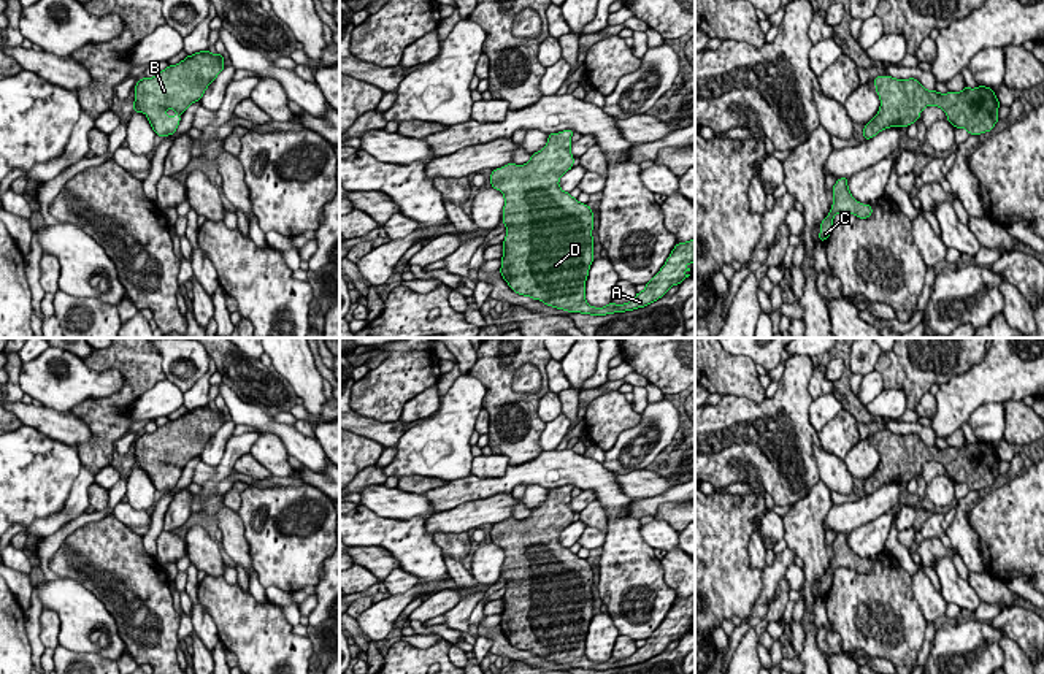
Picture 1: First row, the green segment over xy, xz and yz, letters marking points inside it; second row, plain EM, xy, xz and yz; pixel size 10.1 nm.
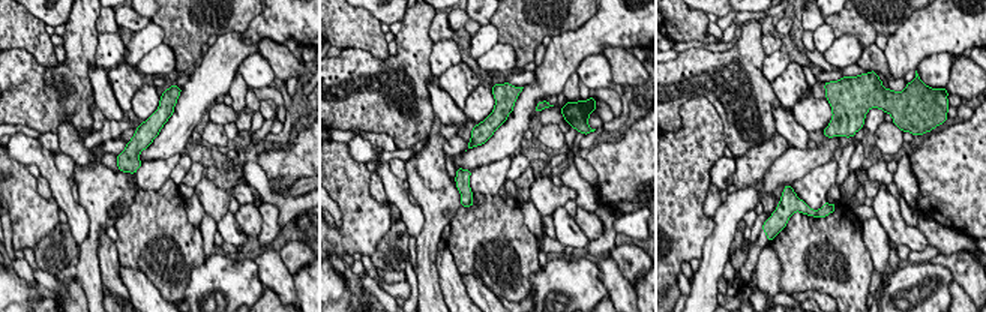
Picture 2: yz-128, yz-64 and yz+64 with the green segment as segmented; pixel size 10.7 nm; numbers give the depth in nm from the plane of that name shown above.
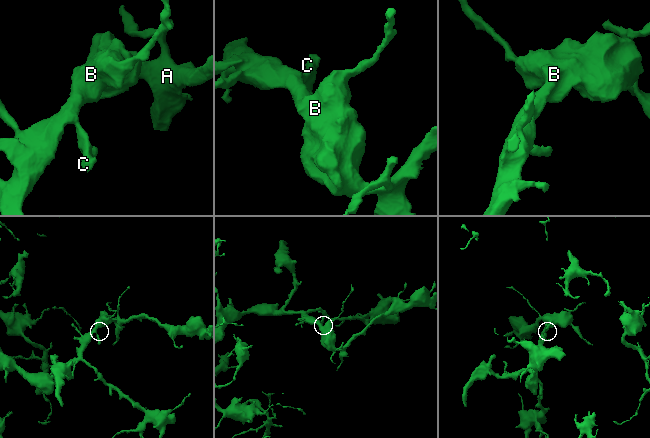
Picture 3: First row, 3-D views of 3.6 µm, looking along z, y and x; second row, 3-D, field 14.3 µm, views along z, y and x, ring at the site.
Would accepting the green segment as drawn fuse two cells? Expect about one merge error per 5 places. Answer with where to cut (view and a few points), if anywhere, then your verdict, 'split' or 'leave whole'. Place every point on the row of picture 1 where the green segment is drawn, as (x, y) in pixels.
no cut; leave whole

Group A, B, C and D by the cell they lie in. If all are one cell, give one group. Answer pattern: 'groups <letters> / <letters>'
groups A B C D

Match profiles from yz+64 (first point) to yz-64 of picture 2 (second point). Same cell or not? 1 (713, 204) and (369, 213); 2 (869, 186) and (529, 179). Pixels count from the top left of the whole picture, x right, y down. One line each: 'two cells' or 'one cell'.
1: two cells
2: two cells

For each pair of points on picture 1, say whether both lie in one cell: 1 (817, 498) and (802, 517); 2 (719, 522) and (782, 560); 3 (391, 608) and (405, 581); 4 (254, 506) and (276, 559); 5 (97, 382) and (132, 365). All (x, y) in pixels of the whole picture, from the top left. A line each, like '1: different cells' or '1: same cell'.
1: same cell
2: different cells
3: different cells
4: same cell
5: different cells

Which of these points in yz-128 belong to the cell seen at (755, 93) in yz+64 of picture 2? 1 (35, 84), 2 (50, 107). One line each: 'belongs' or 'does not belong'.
1: belongs
2: belongs

